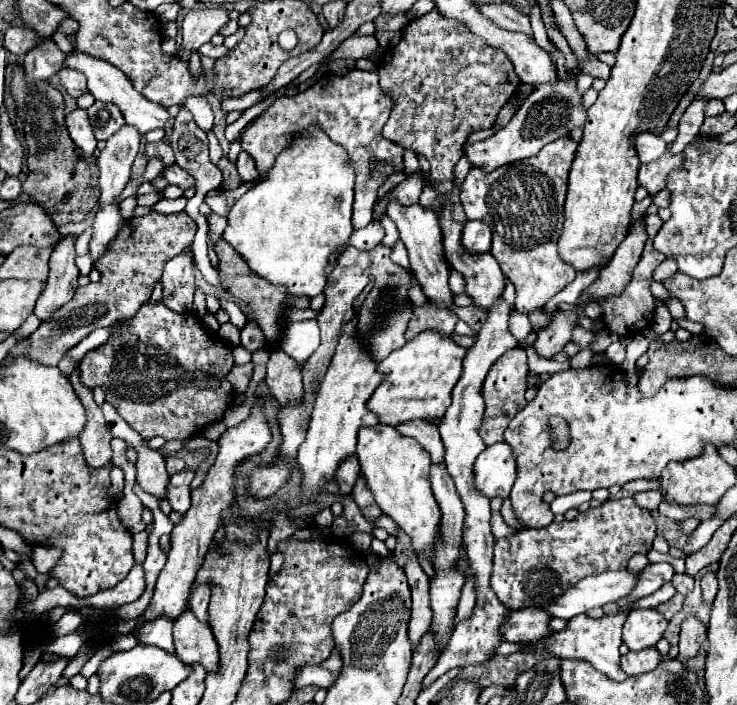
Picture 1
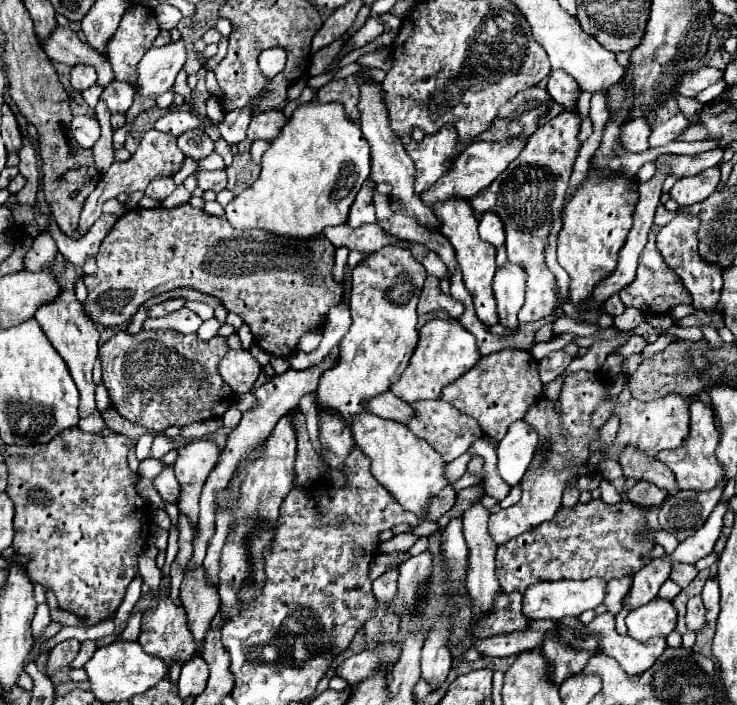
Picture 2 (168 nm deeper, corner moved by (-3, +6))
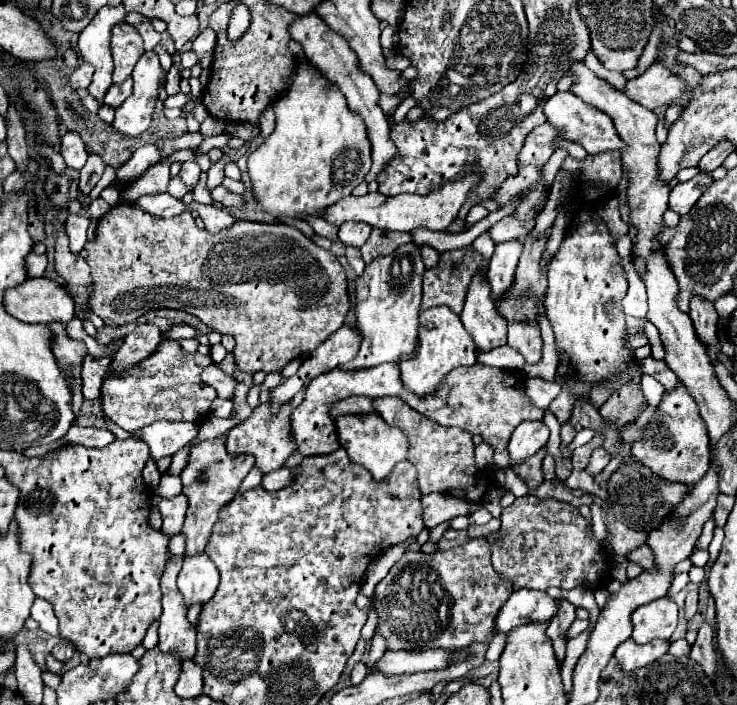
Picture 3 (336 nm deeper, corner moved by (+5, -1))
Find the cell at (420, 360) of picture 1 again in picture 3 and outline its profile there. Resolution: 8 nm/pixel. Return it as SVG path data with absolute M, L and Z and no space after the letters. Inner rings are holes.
M434 307L434 309L420 311L420 323L422 323L422 331L420 331L418 353L408 361L400 361L400 371L402 371L402 383L412 393L426 395L432 393L440 385L444 375L450 373L452 369L462 365L474 365L476 347L470 333L462 327L460 317L454 311L450 311L450 307ZM426 323L434 323L434 329L428 329Z

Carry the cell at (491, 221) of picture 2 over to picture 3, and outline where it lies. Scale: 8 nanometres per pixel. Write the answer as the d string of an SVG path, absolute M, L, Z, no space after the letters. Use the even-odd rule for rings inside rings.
M510 215L504 217L500 223L496 223L494 227L488 229L490 237L494 239L494 243L502 243L502 241L510 241L510 239L524 239L532 229L534 229L536 221L520 221L518 217Z

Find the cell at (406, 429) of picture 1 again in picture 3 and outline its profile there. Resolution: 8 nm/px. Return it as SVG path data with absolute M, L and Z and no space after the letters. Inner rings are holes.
M346 397L330 407L330 417L338 417L344 413L374 413L370 397Z

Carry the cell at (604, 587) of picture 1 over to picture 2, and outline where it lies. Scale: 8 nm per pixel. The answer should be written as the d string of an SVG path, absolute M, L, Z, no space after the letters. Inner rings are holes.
M558 580L550 584L534 584L524 592L524 614L532 620L554 618L562 620L566 616L580 616L584 610L596 608L606 598L606 580Z

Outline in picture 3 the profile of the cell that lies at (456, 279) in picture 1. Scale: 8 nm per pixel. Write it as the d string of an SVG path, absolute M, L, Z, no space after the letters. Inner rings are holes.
M372 229L370 239L364 243L360 249L364 263L372 263L376 257L390 255L398 245L408 243L408 233L400 231L382 231L382 229Z

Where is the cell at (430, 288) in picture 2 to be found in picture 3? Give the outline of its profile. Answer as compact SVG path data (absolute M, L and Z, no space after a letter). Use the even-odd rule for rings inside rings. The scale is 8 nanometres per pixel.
M472 245L442 253L438 265L432 267L432 269L426 269L426 273L424 273L422 309L430 309L430 307L438 307L438 305L448 305L452 311L460 313L462 307L464 307L464 299L466 299L468 285L472 283L474 275L480 273L482 279L488 281L486 279L486 267L488 267L488 259L484 259Z

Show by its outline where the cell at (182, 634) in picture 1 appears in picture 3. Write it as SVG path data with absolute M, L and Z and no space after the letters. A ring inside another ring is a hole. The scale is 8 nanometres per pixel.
M206 553L194 555L194 559L184 557L182 571L178 573L178 589L184 595L186 605L206 603L208 599L212 599L218 589L218 583L218 569Z

